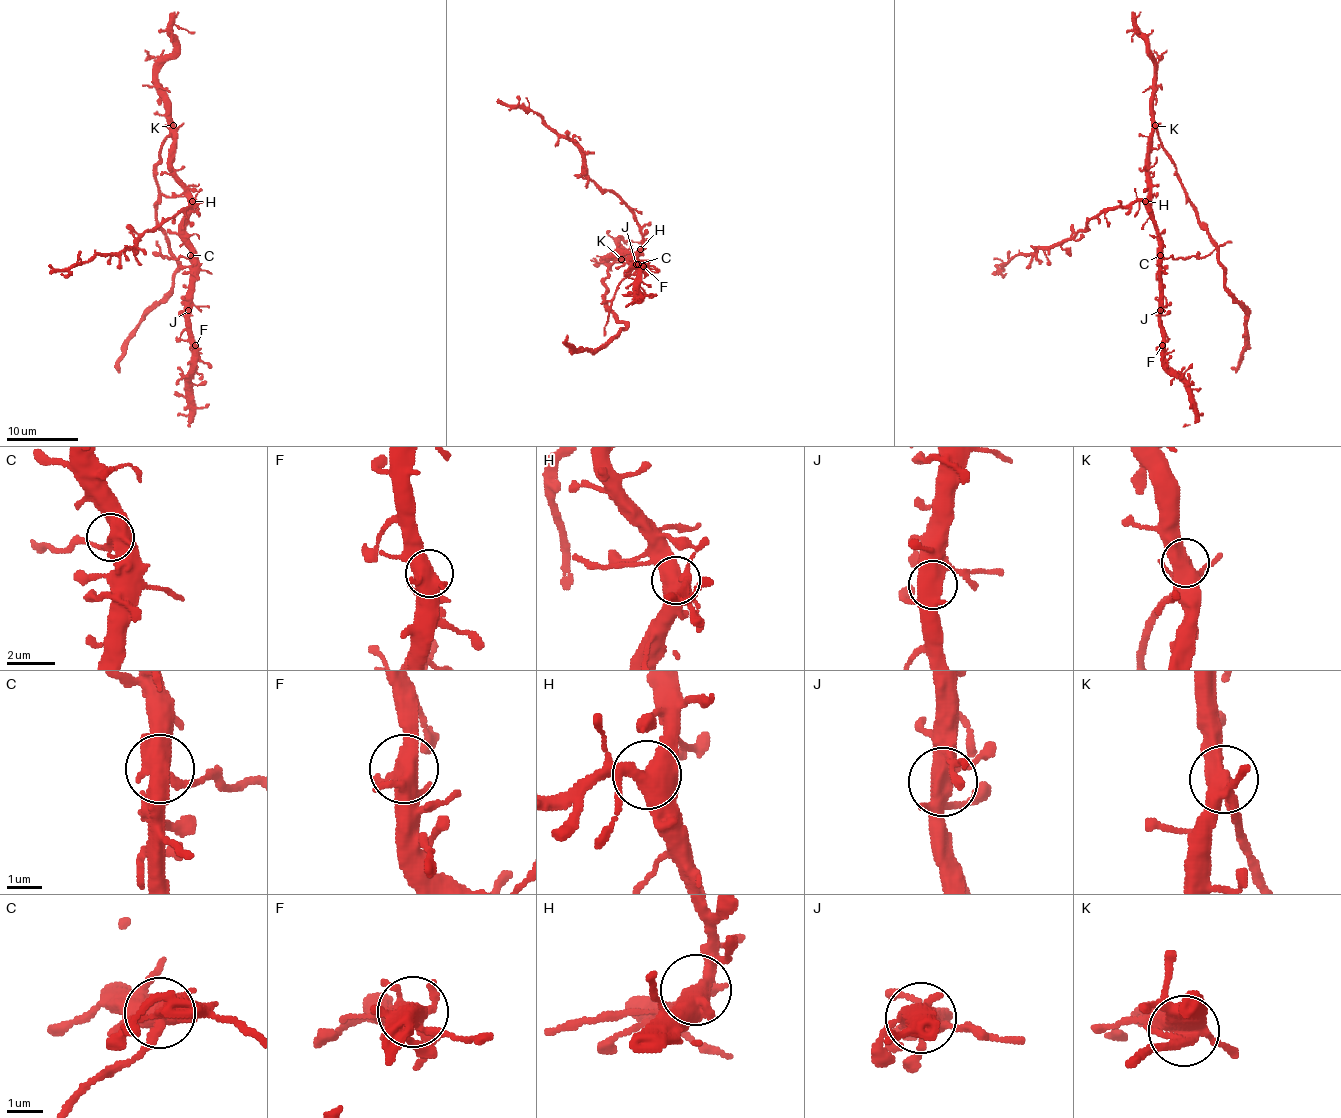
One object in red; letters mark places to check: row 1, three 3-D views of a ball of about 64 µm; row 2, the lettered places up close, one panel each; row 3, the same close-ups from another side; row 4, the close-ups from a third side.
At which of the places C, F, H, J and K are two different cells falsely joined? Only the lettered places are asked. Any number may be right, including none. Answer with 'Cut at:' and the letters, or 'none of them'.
Cut at: C, K

